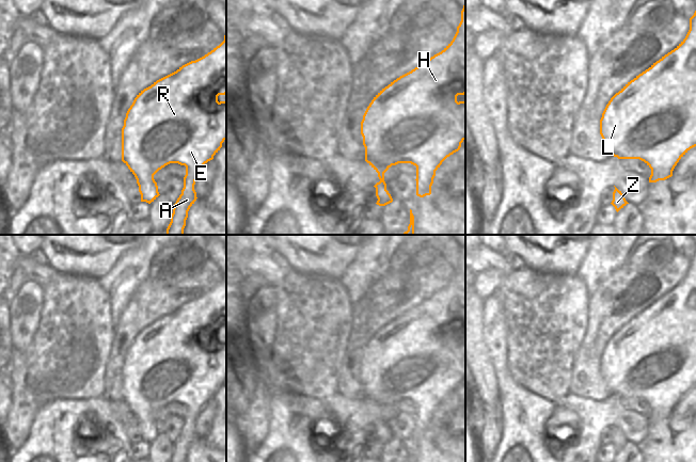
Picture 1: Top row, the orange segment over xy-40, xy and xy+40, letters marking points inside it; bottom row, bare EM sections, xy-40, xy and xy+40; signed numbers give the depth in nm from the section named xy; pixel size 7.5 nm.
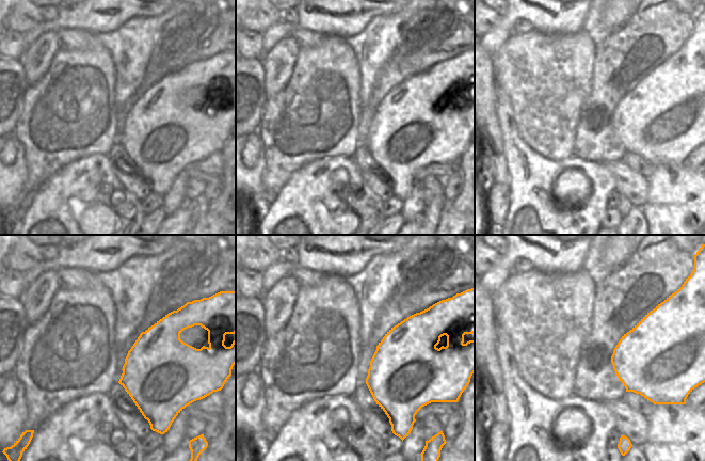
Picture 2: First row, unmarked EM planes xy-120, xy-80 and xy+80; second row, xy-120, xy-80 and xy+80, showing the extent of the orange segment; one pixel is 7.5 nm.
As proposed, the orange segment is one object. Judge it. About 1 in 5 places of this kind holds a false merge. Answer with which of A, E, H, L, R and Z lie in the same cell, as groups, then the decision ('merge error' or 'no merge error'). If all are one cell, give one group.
A E H L R Z | no merge error

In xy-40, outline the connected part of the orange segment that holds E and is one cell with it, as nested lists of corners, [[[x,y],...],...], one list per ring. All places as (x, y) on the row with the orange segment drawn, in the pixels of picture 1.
[[[226,34],[224,35],[224,41],[204,57],[183,65],[176,71],[157,80],[151,86],[141,91],[126,113],[122,128],[122,161],[137,179],[141,202],[151,204],[160,195],[157,182],[154,179],[154,175],[159,170],[170,163],[186,166],[184,188],[174,204],[167,235],[184,235],[188,211],[197,198],[194,190],[196,175],[208,161],[213,159],[213,156],[226,140],[226,101],[218,101],[218,96],[225,94]]]

